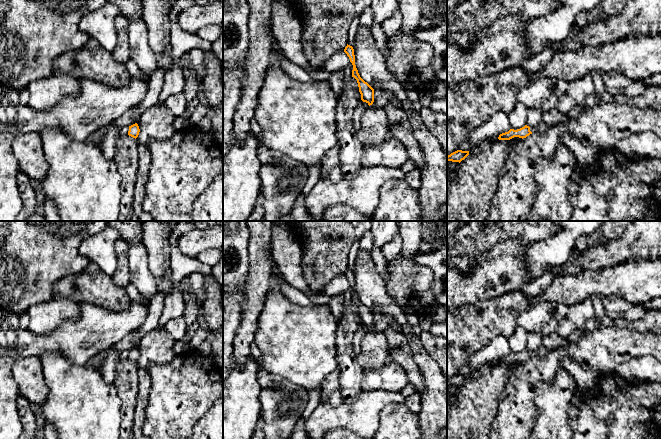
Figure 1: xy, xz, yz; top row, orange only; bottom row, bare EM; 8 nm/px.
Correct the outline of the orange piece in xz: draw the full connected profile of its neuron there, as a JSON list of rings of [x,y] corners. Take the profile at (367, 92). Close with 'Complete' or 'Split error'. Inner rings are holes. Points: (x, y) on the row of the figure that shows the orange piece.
[[[347,44],[344,52],[347,54],[350,62],[353,65],[352,77],[357,80],[359,92],[361,94],[361,100],[363,102],[366,102],[369,106],[372,105],[374,102],[374,89],[360,77],[355,65],[355,55],[353,47]]]. Complete

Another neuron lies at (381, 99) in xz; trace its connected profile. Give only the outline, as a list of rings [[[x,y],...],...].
[[[378,85],[373,87],[374,89],[374,102],[370,106],[384,108],[386,105],[394,105],[400,107],[400,101],[391,94],[386,94],[380,90]]]

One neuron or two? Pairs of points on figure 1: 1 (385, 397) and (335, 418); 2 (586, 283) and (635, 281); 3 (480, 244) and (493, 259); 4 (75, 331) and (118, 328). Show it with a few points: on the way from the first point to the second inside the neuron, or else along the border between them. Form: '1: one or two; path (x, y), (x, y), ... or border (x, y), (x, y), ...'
1: one; path (373, 402), (358, 416), (347, 416)
2: one; path (598, 283), (604, 281), (623, 281)
3: two; border (507, 239), (481, 254), (470, 268)
4: one; path (86, 331), (107, 328)

